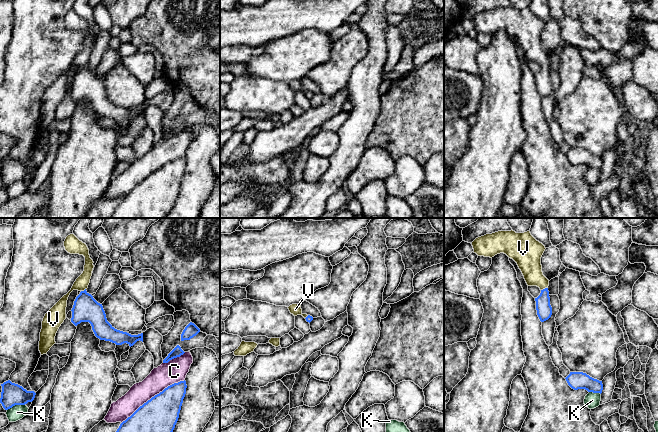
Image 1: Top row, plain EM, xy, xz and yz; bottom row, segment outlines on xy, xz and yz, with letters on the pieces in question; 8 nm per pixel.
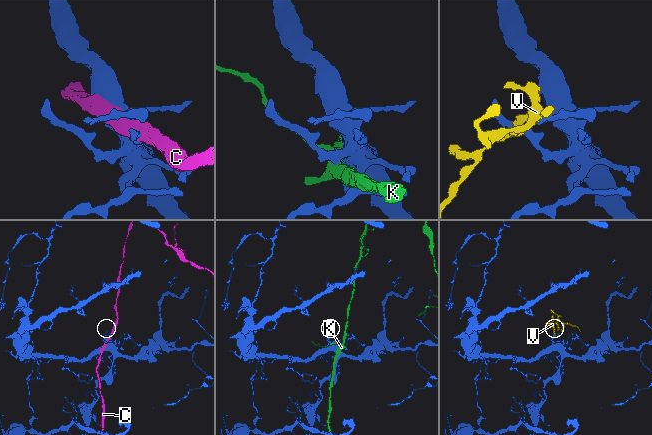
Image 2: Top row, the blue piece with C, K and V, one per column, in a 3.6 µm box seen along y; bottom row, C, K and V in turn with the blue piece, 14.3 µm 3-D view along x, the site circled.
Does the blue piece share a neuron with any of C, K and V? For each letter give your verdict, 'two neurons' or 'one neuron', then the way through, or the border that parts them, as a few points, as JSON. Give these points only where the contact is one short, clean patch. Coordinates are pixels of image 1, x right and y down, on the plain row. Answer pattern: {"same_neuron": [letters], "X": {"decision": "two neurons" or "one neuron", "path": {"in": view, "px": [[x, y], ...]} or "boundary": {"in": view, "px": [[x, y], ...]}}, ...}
{"same_neuron": ["V"], "C": {"decision": "two neurons"}, "K": {"decision": "two neurons"}, "V": {"decision": "one neuron", "path": {"in": "yz", "px": [[544, 86], [545, 64], [532, 49], [529, 38]]}}}

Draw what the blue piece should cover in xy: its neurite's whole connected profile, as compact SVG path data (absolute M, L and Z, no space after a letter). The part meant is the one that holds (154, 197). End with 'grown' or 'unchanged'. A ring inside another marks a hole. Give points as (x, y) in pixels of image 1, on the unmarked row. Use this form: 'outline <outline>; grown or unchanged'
outline M180 157L152 173L120 200L112 218L166 218L178 197L186 164L186 157Z; unchanged

